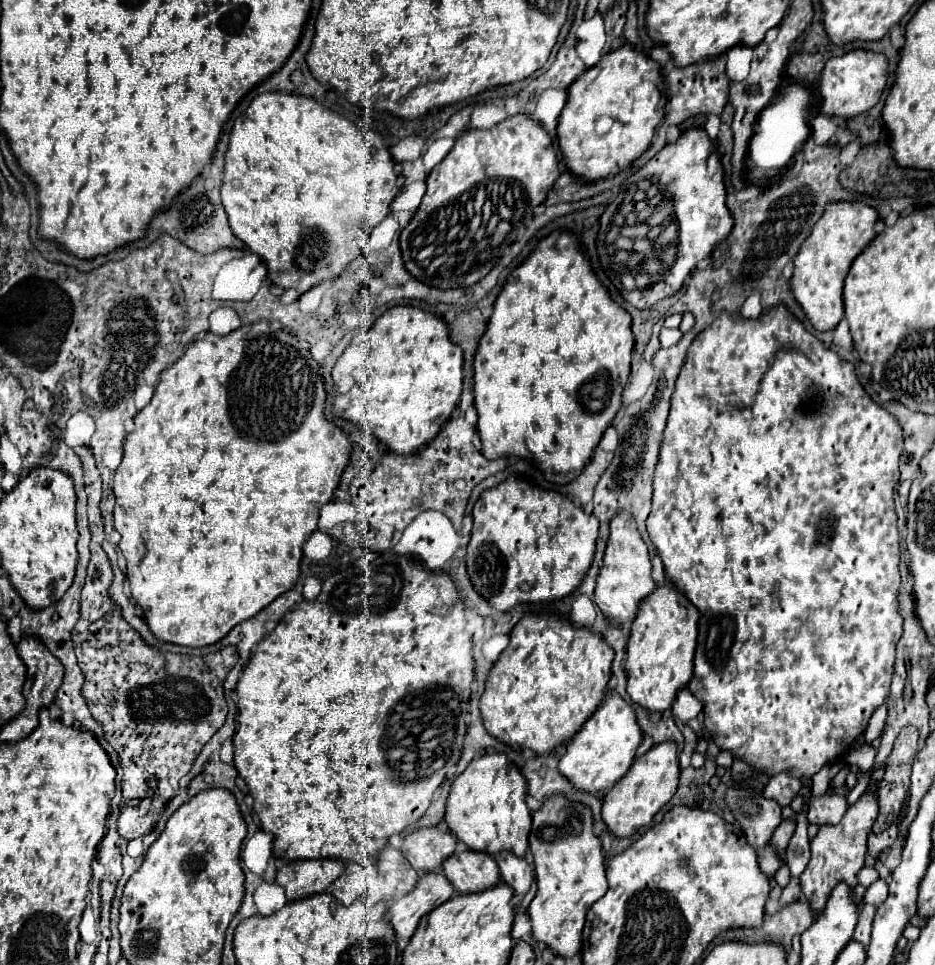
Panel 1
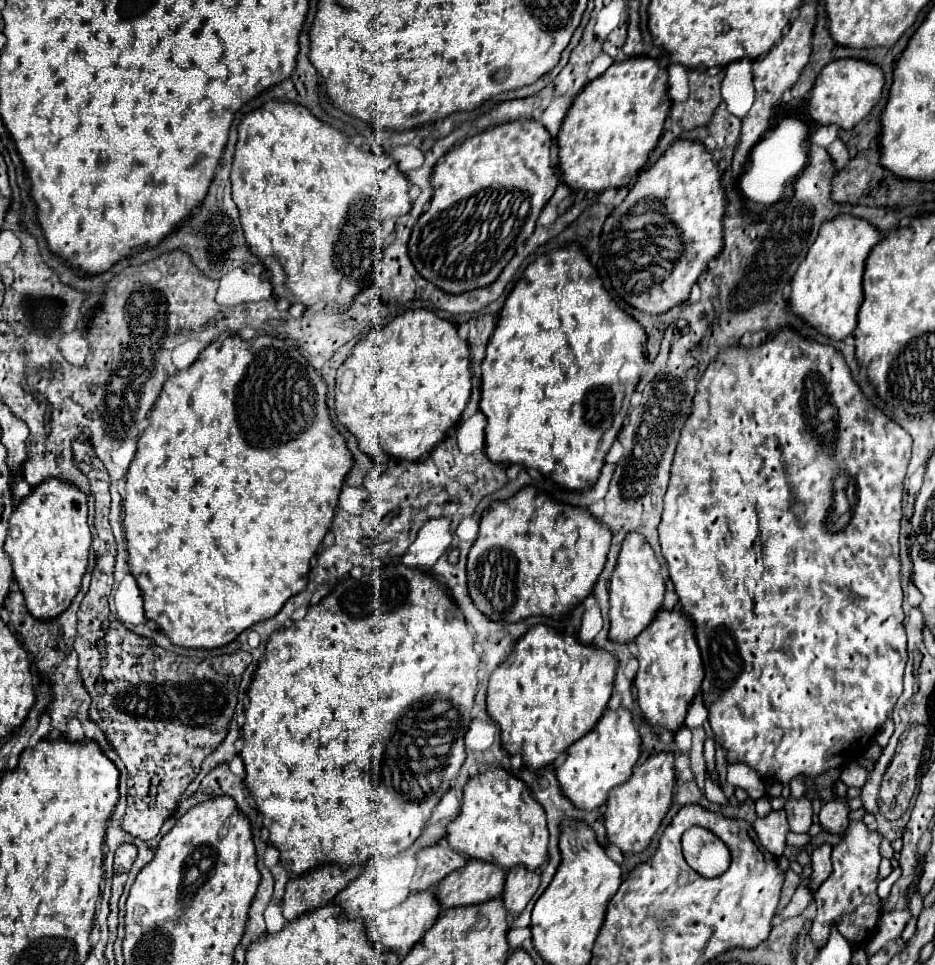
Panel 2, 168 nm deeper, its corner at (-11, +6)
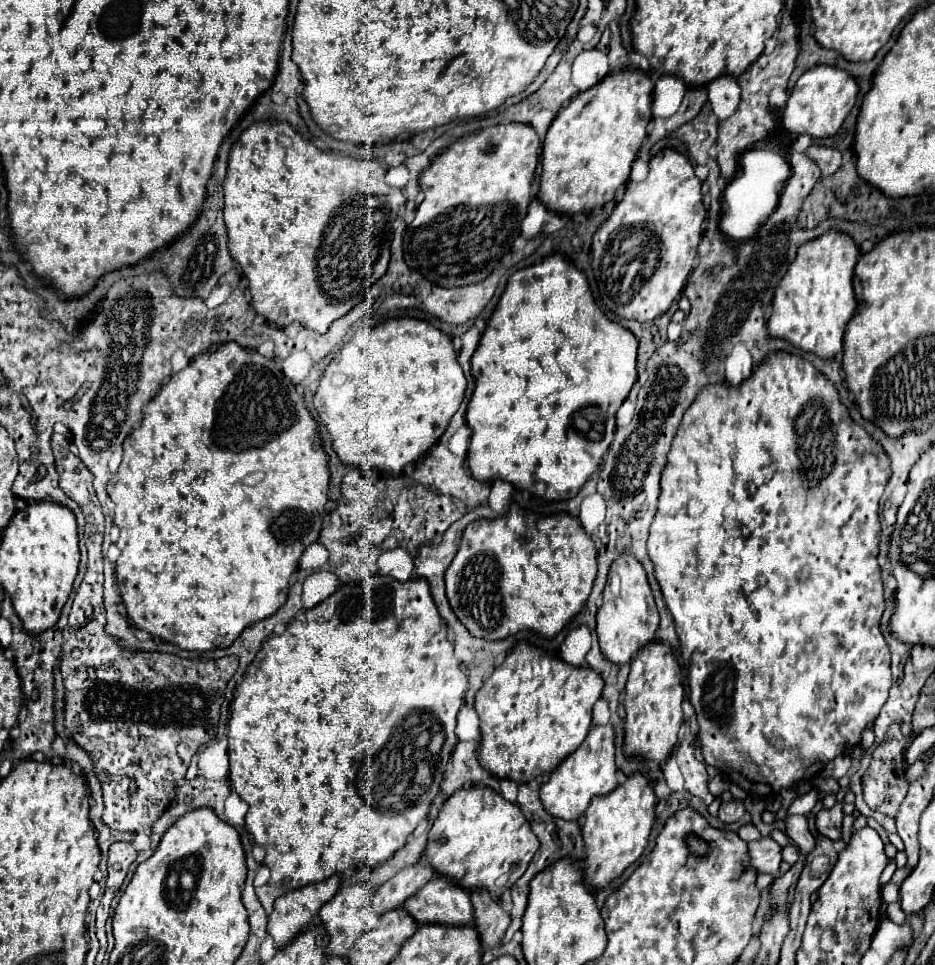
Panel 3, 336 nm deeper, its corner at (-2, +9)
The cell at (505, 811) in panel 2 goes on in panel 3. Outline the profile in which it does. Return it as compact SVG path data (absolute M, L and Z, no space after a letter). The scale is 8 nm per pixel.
M471 785L445 801L429 831L425 855L439 875L451 877L467 889L485 885L493 889L493 895L503 895L527 871L537 849L537 837L517 803L509 803L489 787Z

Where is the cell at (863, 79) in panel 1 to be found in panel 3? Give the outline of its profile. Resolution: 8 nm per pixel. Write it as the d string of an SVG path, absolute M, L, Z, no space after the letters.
M815 65L799 77L783 109L783 127L797 135L807 133L811 137L831 137L841 129L845 117L851 113L857 93L859 85L855 77L851 77L845 69L831 65Z

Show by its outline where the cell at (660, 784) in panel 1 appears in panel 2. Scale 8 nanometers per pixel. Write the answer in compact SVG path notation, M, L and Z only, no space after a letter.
M668 752L654 754L644 764L634 766L634 774L626 784L610 790L606 800L606 812L604 812L604 826L606 826L608 842L618 846L622 854L644 852L652 836L660 828L662 818L670 810L672 794L676 786L676 772L672 762L674 762L674 756Z

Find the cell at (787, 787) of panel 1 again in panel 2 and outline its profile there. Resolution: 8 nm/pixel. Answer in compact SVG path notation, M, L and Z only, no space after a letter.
M790 798L784 806L786 814L788 814L788 824L792 832L802 832L808 834L810 826L812 826L812 804L808 798L800 798L794 800Z

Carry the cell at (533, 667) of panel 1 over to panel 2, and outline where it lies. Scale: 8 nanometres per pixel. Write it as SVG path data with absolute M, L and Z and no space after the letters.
M544 624L530 628L516 642L508 660L492 672L486 690L486 712L500 728L502 748L510 756L520 754L522 764L528 770L538 770L552 764L558 754L566 752L576 740L580 740L596 726L612 694L616 668L618 660L610 652L604 652L596 646L584 646L576 636L558 634Z

